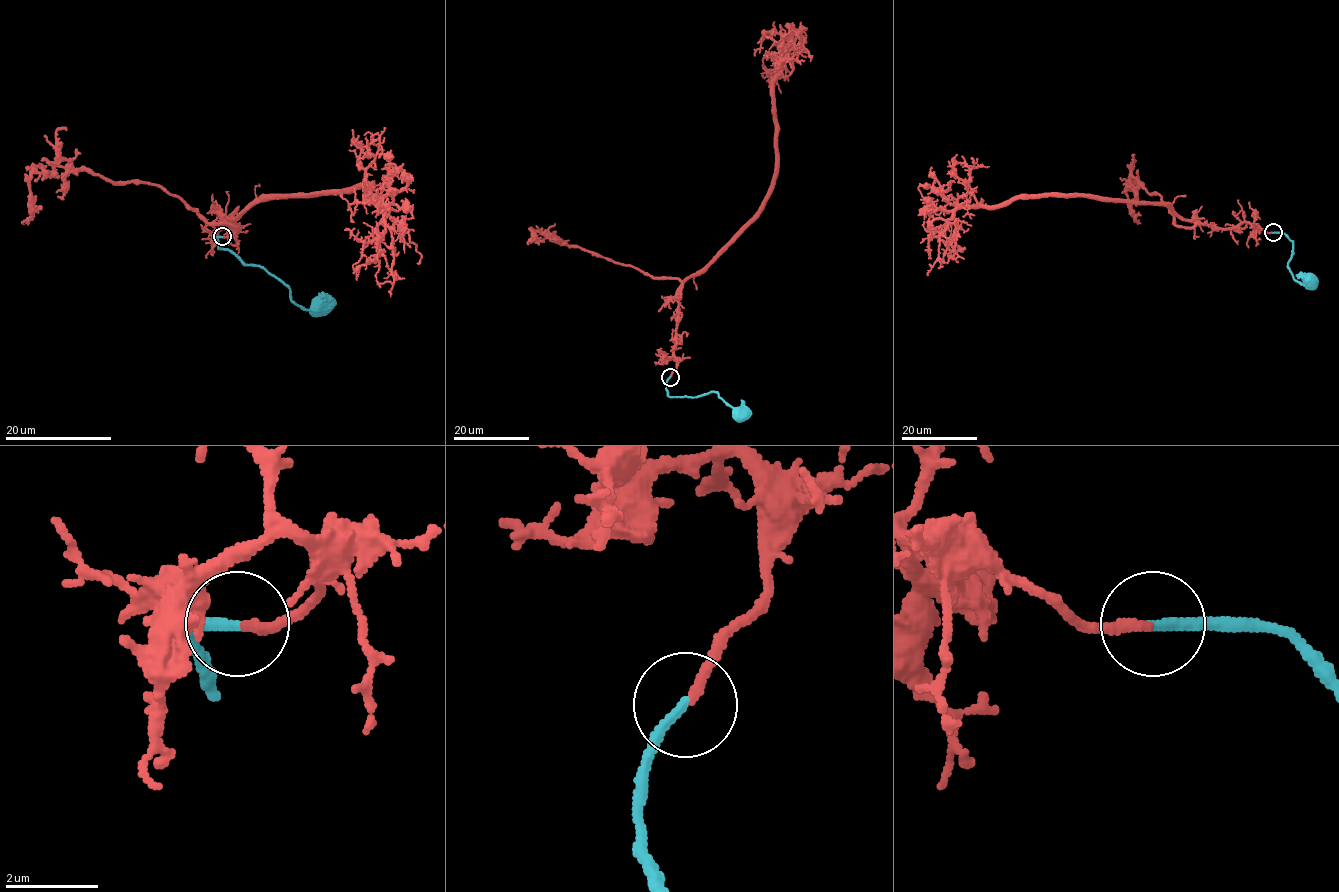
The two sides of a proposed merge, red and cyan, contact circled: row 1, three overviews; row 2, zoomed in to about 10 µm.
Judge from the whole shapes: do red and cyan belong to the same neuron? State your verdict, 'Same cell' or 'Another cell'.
Same cell

